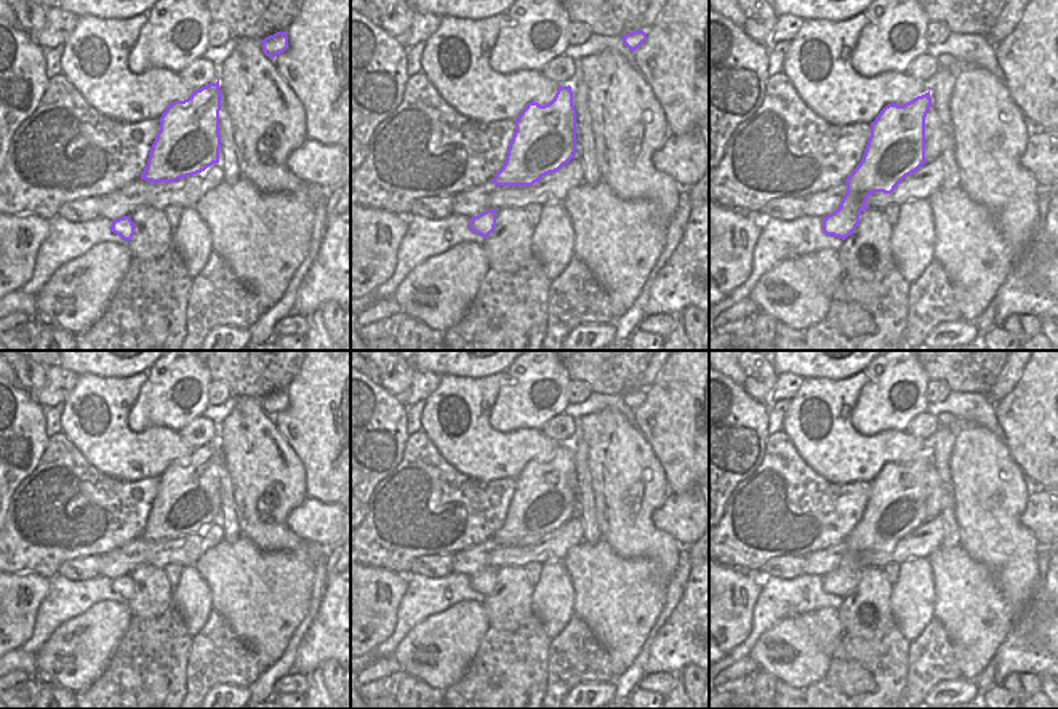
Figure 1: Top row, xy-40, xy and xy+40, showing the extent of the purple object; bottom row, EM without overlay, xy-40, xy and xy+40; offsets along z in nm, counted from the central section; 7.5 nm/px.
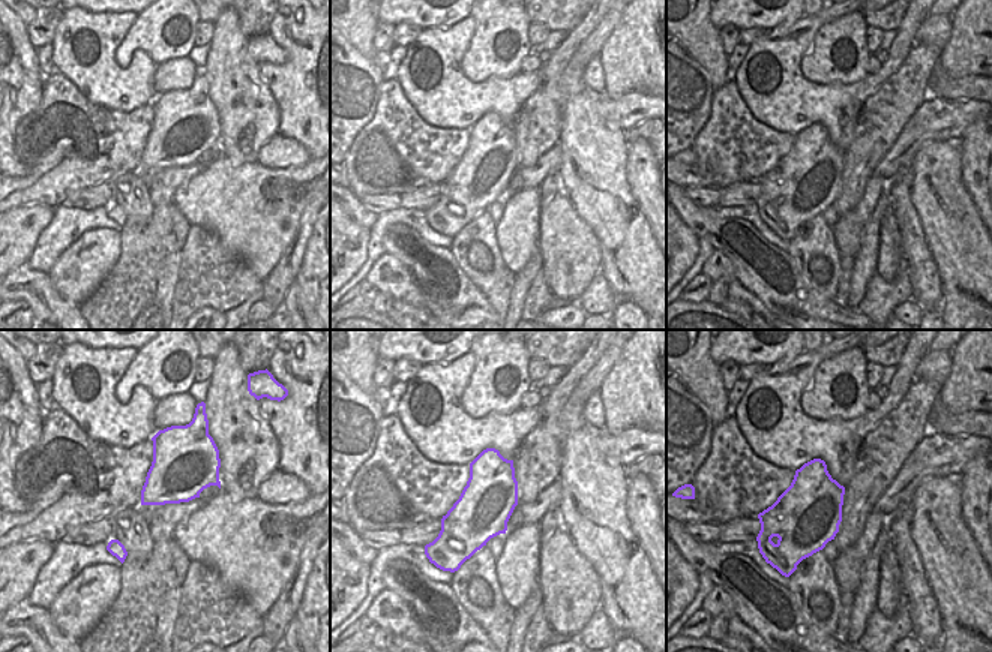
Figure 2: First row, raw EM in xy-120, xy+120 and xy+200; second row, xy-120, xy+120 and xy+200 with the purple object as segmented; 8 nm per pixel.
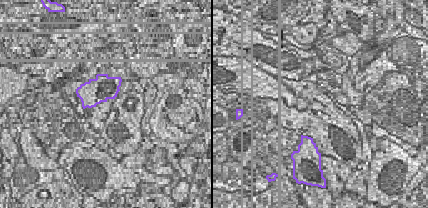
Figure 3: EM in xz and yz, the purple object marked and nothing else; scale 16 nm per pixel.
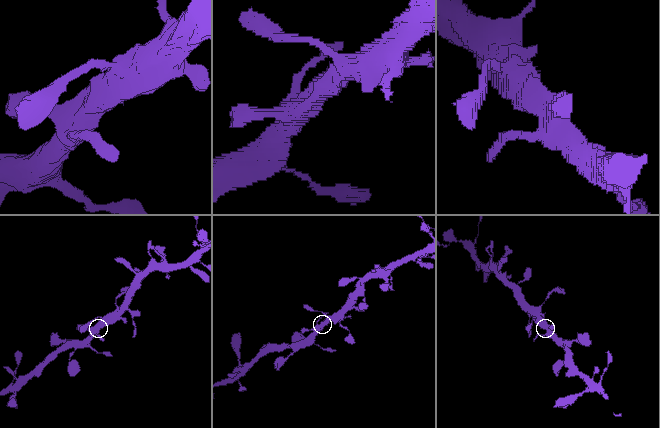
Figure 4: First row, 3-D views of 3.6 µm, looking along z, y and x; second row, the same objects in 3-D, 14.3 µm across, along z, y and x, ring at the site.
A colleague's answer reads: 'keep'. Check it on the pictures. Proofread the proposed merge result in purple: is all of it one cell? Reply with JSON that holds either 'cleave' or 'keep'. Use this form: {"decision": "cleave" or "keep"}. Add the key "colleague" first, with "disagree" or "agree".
{"colleague": "agree", "decision": "keep"}

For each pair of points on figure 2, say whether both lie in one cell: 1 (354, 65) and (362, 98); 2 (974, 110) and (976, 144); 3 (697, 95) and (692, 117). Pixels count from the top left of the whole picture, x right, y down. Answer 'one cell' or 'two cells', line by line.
1: one cell
2: two cells
3: one cell

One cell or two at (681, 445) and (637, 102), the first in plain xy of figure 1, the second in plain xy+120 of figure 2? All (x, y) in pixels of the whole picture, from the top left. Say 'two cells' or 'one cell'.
two cells

